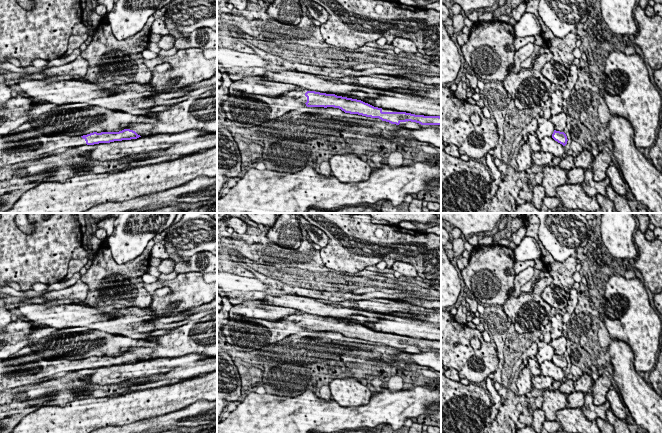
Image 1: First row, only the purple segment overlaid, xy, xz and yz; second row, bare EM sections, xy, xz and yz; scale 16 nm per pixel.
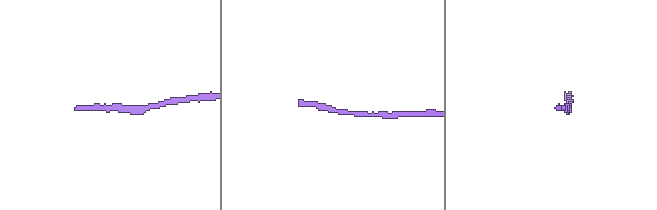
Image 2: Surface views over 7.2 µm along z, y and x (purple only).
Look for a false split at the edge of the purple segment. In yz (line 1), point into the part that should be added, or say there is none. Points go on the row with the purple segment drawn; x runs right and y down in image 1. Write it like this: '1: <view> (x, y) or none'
1: none

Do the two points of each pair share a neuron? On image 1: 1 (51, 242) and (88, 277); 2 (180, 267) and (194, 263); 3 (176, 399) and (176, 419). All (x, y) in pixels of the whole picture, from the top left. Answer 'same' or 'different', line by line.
1: different
2: same
3: different

